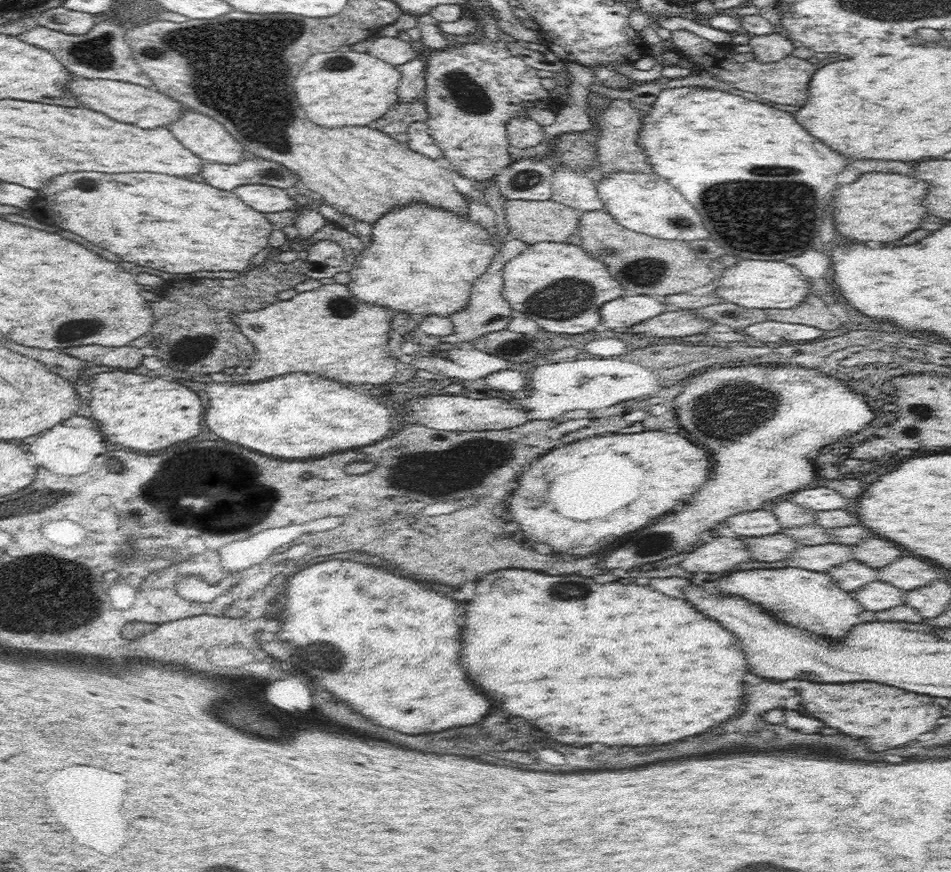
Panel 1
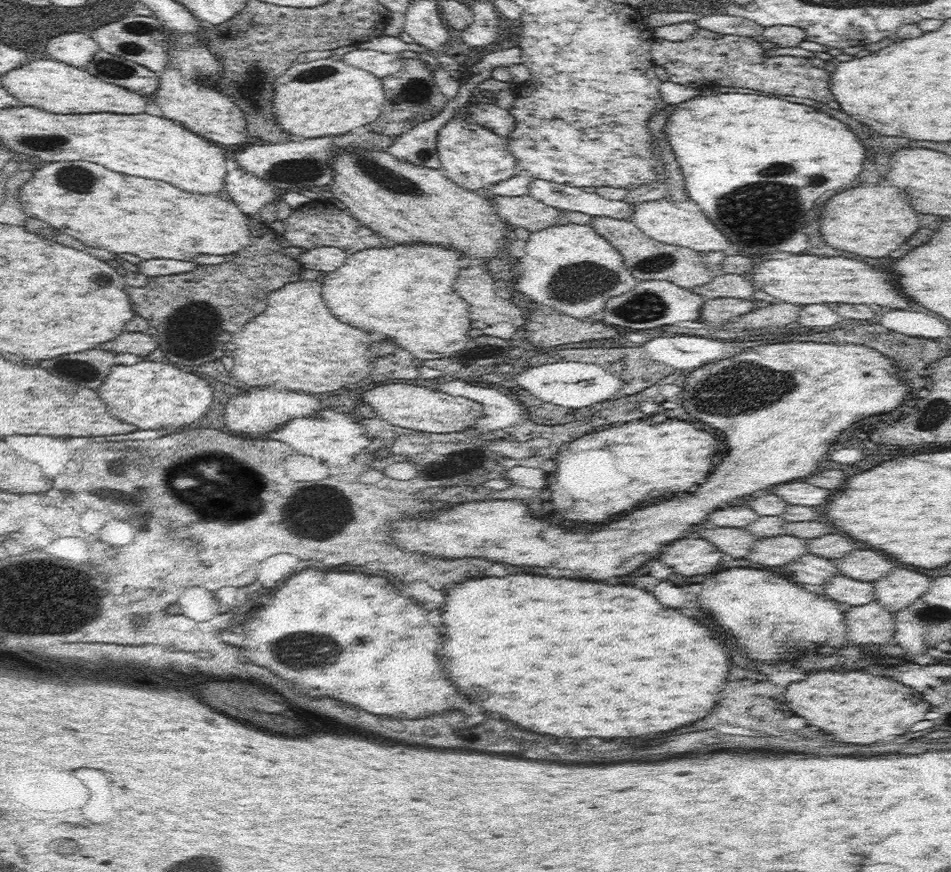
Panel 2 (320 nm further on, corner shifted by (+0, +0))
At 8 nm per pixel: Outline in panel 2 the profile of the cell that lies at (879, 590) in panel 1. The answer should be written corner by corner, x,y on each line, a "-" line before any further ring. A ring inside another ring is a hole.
844,575
831,576
823,585
826,597
850,606
862,606
875,601
873,582
862,582

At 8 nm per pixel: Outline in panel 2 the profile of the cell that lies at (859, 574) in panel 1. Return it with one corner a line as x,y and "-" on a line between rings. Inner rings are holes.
814,553
800,555
783,567
774,567
772,570
774,574
784,574
784,577
800,585
824,585
831,576
839,574
834,559
824,558

